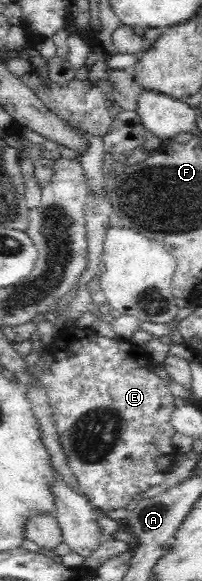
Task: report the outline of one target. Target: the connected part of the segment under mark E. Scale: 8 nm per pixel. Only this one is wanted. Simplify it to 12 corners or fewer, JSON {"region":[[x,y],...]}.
{"region":[[64,326],[41,369],[104,513],[172,471],[175,397],[143,347]]}

